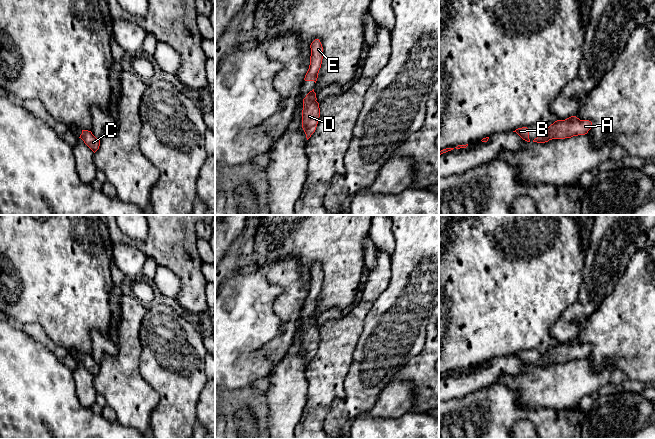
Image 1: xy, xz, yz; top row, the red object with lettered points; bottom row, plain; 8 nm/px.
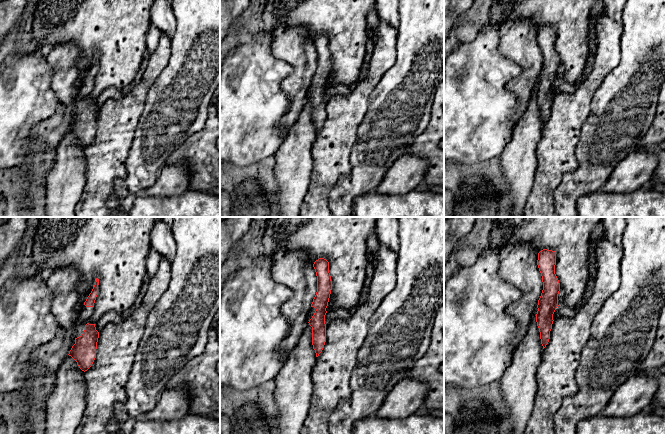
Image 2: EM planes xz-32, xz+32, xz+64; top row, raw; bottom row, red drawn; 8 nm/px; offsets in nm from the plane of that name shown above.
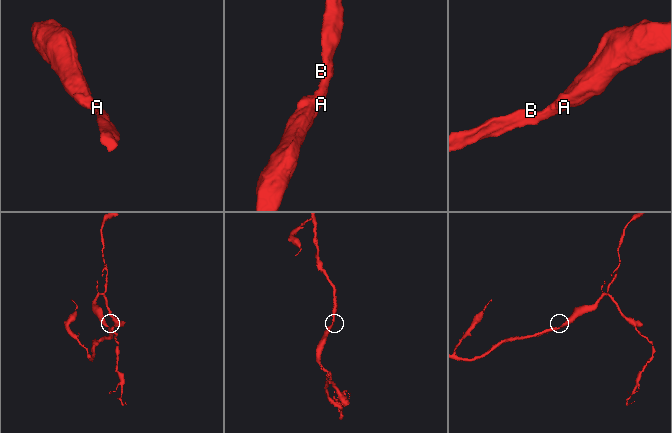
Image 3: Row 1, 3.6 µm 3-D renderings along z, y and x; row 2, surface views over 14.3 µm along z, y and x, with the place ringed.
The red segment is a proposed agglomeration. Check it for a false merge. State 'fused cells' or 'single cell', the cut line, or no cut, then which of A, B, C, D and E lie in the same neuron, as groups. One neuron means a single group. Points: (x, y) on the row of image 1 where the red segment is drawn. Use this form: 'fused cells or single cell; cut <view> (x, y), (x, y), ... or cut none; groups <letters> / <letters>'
single cell; cut none; groups A B C D E

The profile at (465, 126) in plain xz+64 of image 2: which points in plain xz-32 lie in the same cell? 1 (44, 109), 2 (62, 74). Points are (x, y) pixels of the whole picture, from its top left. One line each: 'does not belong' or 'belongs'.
1: belongs
2: does not belong

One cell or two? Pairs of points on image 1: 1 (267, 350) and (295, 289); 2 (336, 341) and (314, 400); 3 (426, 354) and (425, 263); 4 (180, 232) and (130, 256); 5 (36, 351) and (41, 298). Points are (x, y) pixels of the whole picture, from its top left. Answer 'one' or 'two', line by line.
1: one
2: one
3: two
4: two
5: two

